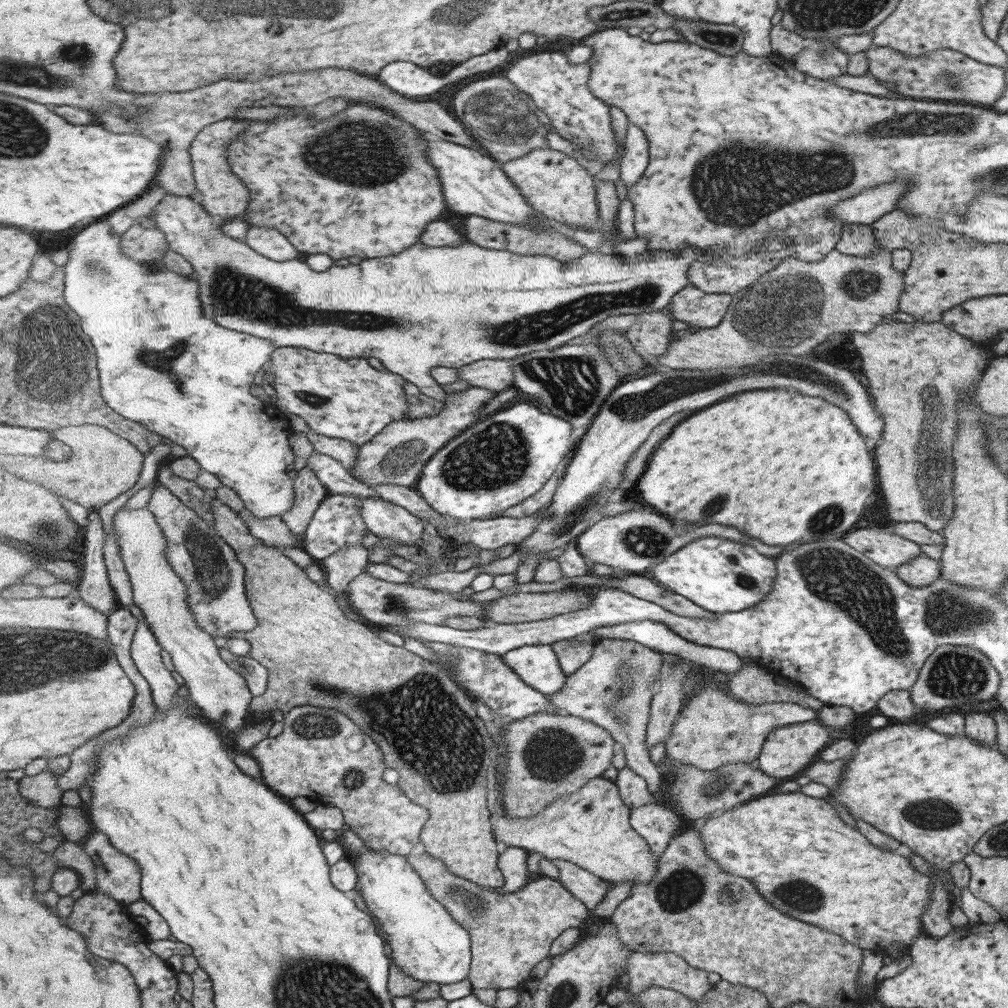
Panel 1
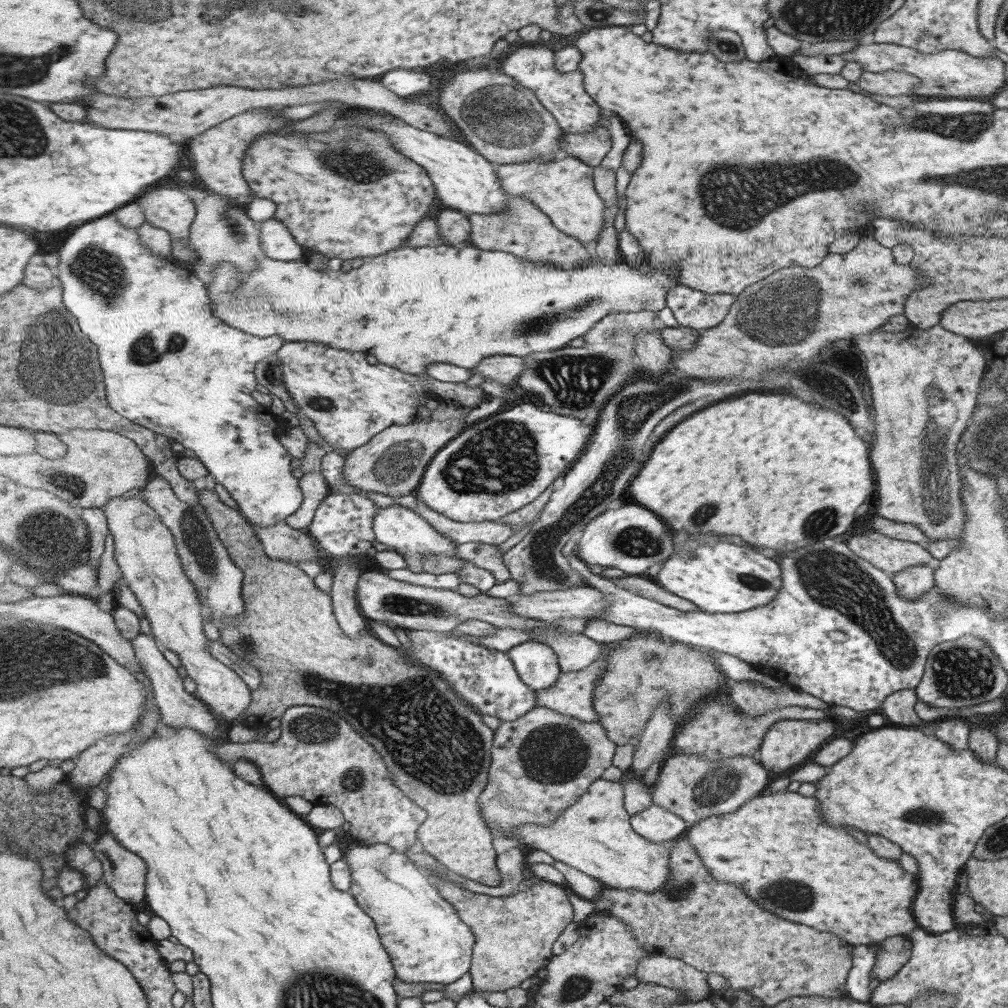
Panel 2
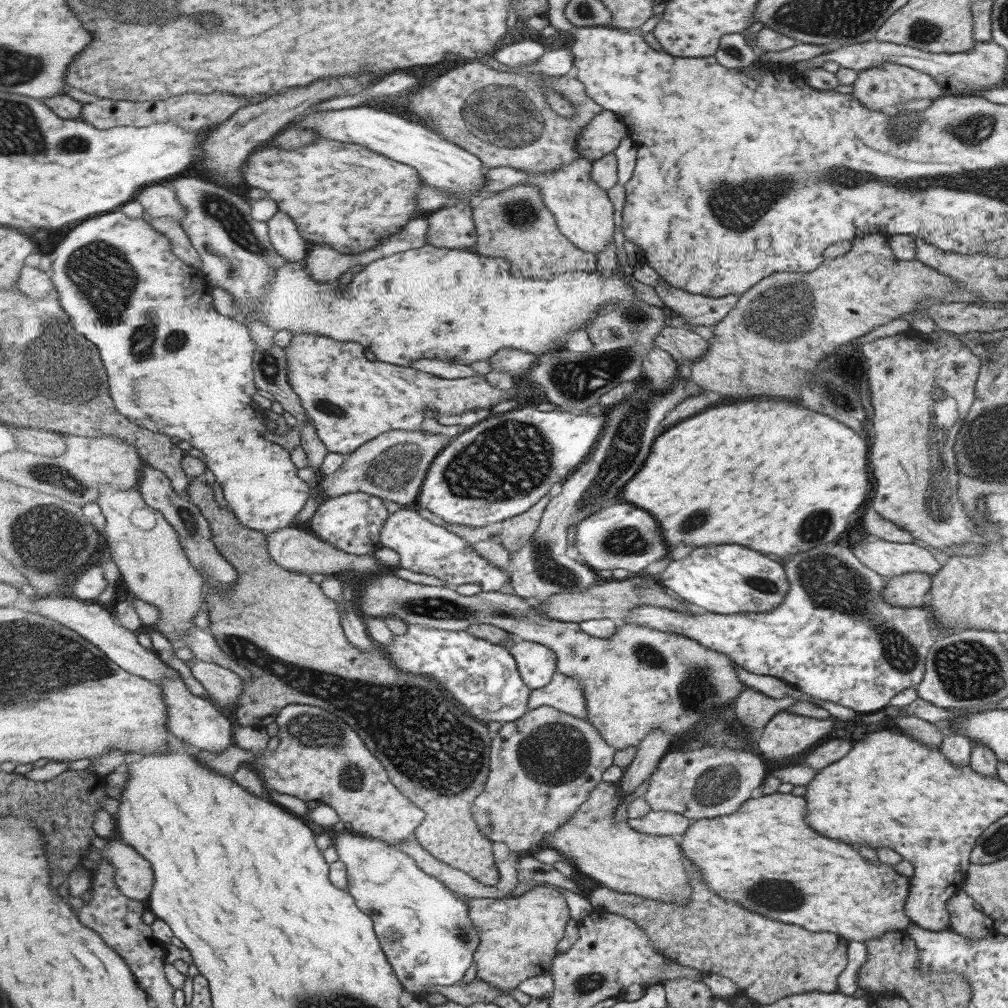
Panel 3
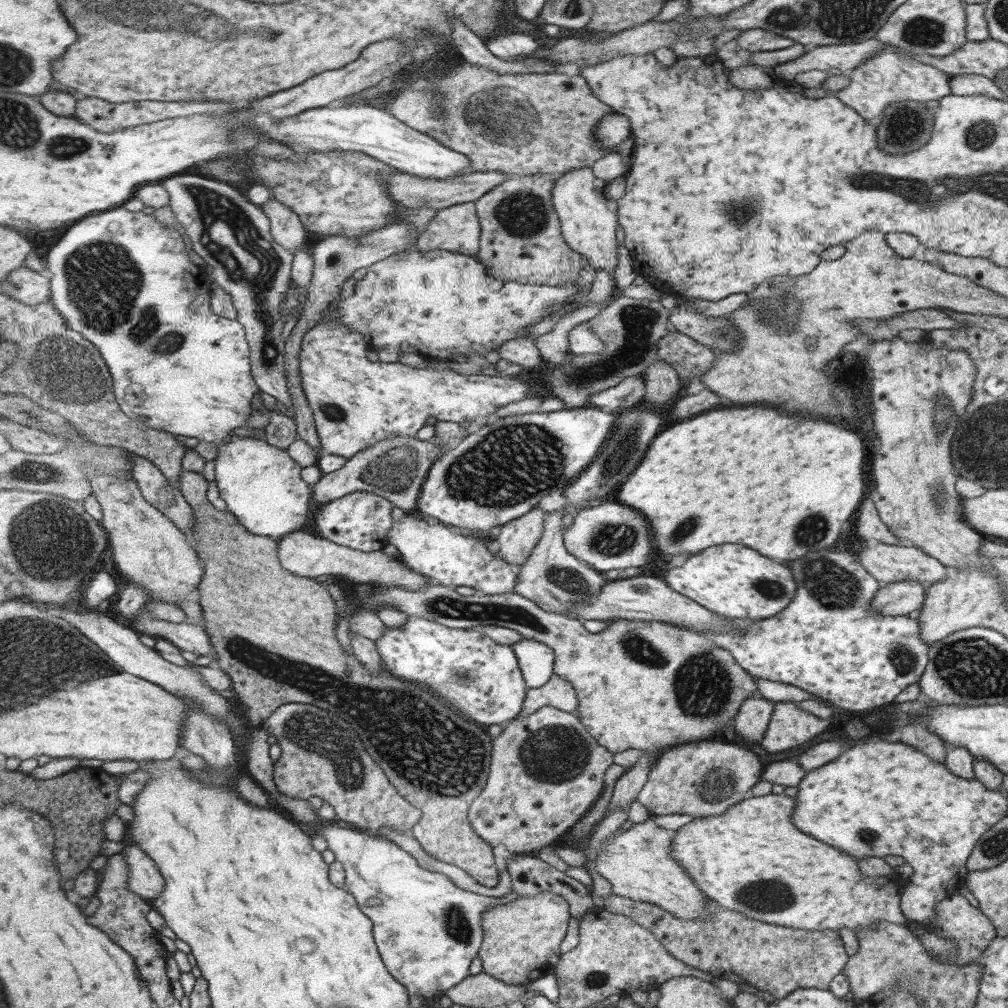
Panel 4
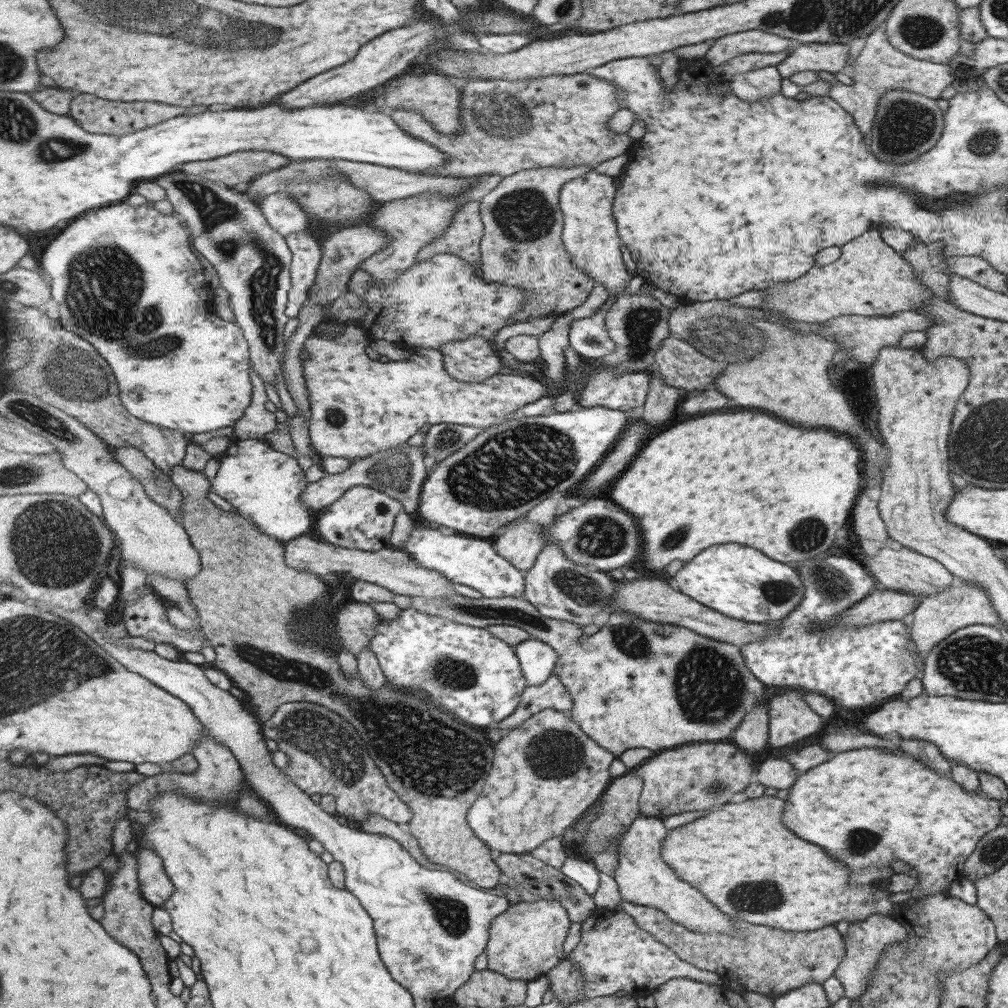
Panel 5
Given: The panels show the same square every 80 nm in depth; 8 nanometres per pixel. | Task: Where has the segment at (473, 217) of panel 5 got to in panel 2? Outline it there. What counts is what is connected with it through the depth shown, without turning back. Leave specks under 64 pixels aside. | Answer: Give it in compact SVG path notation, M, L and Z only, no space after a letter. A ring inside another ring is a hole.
M442 207L435 216L435 221L445 244L454 246L471 244L472 222L468 213Z

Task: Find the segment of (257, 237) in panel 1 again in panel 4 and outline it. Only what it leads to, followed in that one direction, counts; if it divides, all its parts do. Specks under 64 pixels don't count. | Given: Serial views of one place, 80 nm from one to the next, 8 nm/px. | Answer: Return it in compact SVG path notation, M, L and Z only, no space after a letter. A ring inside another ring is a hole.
M271 196L262 209L270 218L272 234L275 241L295 254L307 245L307 232L301 217L286 204Z

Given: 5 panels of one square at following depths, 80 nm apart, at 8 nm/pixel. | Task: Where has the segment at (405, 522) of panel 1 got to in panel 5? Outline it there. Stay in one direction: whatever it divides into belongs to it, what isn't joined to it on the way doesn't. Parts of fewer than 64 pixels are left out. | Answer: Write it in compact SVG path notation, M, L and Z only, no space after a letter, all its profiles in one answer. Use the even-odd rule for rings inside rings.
M414 525L410 539L403 546L418 565L438 570L445 580L453 584L465 585L483 593L487 598L507 596L525 597L526 576L510 560L498 553L495 543L482 538L467 536L455 532L443 535L437 529L423 528Z

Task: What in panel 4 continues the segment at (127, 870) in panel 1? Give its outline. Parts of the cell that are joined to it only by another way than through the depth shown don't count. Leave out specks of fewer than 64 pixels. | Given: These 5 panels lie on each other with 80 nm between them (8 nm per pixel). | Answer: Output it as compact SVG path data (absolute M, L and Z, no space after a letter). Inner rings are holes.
M137 844L126 846L121 854L126 856L129 863L131 890L149 902L157 900L166 887L158 864Z

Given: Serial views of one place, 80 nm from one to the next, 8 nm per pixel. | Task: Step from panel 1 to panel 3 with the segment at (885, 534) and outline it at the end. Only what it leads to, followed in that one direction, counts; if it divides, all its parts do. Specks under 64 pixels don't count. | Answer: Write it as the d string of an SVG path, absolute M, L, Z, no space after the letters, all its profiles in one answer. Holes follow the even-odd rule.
M864 535L850 550L863 566L886 580L909 572L933 577L942 567L931 552L915 543L885 542L876 536Z

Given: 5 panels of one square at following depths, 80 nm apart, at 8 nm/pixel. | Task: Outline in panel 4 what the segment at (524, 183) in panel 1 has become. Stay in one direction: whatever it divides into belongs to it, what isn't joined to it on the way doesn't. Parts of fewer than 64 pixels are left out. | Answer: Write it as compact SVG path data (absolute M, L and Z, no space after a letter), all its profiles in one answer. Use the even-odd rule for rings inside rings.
M590 165L586 166L585 168L575 168L567 173L561 175L561 177L556 179L556 185L553 189L553 196L554 196L554 205L556 211L559 213L560 219L562 220L562 234L563 237L566 238L567 244L570 245L571 248L574 249L575 252L581 252L583 256L586 256L586 260L590 261L590 265L595 267L597 271L601 268L604 270L615 270L617 266L619 266L619 252L617 252L617 224L619 222L619 215L618 215L618 201L613 199L611 196L611 192L607 191L608 182L606 180L600 179L595 173L593 167ZM397 171L388 180L388 192L394 196L399 204L405 207L426 207L436 208L438 211L444 208L473 201L478 201L487 192L493 191L495 187L501 186L509 176L505 172L471 172L461 178L455 179L428 179L403 171Z

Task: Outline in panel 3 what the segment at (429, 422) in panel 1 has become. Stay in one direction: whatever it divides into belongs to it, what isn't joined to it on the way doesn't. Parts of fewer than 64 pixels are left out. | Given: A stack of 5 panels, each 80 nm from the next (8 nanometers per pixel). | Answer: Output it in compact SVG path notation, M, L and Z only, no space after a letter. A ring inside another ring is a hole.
M390 430L365 444L348 456L339 471L324 475L320 490L326 498L351 493L380 496L385 501L398 503L402 508L415 504L423 490L423 483L431 464L447 444L445 435L429 435L424 430Z

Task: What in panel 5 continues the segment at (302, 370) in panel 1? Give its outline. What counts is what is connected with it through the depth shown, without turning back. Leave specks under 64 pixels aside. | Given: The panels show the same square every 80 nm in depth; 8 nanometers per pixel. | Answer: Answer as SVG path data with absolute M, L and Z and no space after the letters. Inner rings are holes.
M346 323L341 326L341 329L337 330L337 335L335 337L325 337L322 334L330 335L332 330L324 330L323 327L315 330L314 333L307 339L306 345L310 350L310 358L304 361L304 373L308 384L308 389L310 390L310 410L311 410L311 423L310 423L310 438L312 441L312 447L315 452L321 456L325 457L340 457L347 458L350 461L367 459L377 453L383 453L390 451L391 449L399 448L399 445L405 445L413 438L413 436L418 435L419 430L423 426L430 424L433 425L447 423L447 424L462 424L465 426L477 427L479 430L485 430L487 428L493 428L494 426L499 426L500 424L505 424L510 420L513 420L517 416L520 416L518 410L521 410L523 406L535 402L535 400L541 400L543 396L549 396L549 389L545 388L541 382L536 379L527 377L527 374L517 373L510 375L495 375L492 378L488 378L485 382L461 382L460 380L455 380L447 371L444 364L443 353L436 348L419 348L418 352L411 352L411 355L406 360L401 360L401 362L377 362L377 359L372 360L367 356L365 348L370 341L369 334L362 326L358 326L356 323Z

